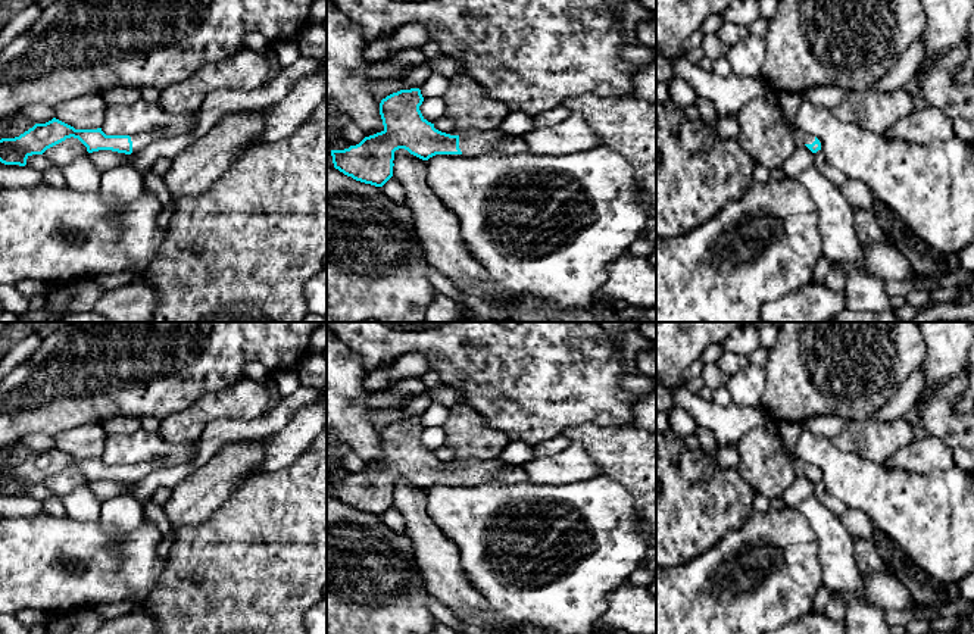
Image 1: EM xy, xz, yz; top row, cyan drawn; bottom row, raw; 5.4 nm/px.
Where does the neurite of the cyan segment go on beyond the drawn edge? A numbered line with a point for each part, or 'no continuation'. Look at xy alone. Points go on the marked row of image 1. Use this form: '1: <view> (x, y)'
1: xy (140, 140)

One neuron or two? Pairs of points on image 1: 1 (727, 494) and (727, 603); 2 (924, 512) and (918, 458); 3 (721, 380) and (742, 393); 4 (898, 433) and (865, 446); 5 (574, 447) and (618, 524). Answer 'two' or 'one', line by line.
1: two
2: two
3: two
4: one
5: two

